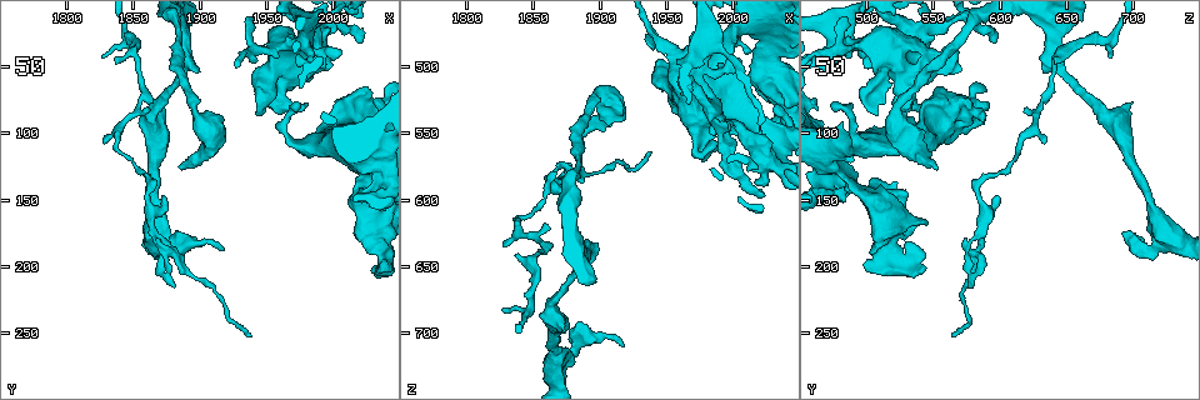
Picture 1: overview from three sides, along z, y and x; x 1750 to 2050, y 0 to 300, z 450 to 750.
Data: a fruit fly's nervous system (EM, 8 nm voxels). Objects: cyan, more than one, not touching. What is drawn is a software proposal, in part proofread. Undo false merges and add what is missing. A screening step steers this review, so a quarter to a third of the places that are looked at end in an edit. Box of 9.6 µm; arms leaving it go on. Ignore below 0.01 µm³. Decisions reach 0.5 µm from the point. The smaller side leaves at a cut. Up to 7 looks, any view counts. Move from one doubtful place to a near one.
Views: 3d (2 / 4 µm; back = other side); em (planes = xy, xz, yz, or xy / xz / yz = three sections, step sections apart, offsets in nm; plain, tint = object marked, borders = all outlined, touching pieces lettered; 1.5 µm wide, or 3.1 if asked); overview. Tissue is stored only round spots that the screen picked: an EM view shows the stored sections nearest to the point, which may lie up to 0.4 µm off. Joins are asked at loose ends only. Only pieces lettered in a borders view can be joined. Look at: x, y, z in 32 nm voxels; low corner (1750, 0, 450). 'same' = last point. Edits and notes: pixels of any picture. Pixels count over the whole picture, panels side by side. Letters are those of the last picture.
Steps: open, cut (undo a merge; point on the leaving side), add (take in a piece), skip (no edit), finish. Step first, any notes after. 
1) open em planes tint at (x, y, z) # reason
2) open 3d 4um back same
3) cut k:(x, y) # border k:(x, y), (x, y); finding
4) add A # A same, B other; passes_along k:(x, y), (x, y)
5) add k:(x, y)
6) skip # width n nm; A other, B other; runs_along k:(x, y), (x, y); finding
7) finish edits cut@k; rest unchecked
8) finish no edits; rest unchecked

open 3d 4um at (2020, 70, 552) # closes a loop

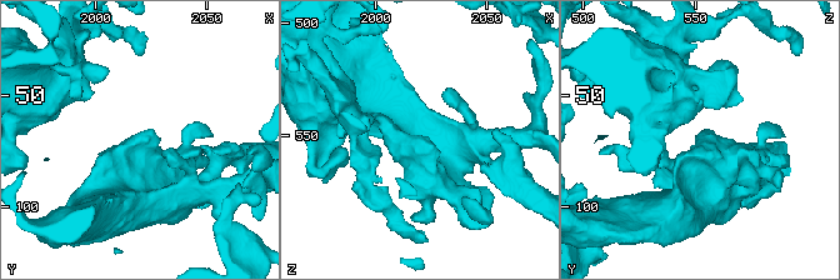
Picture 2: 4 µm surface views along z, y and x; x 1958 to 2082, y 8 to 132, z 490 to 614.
open em planes plain at (2018, 71, 551)

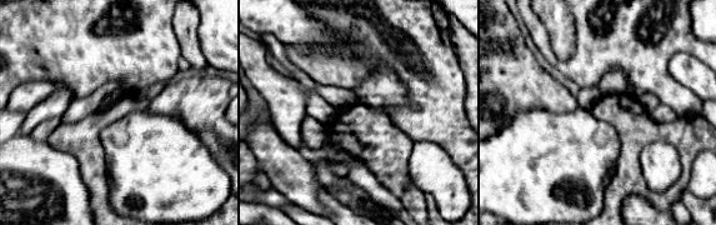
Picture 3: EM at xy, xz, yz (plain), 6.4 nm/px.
open em planes borders same # what lies round it

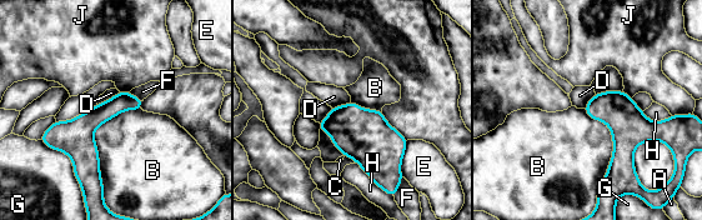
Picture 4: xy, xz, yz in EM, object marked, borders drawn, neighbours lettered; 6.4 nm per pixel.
skip # width 130 nm; A other, B other, C other, D other, E other, F other, G other, H other, J other; all the same neuron

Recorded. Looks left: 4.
open em planes tint at (1846, 34, 682) # abrupt turn

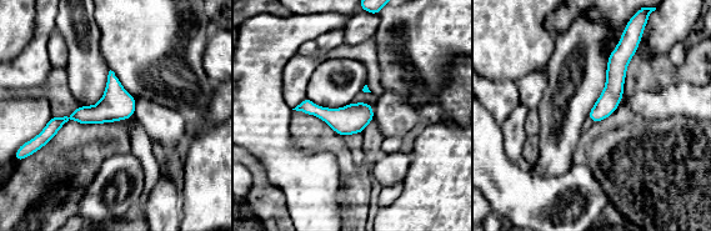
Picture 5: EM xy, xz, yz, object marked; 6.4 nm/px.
open em planes borders same

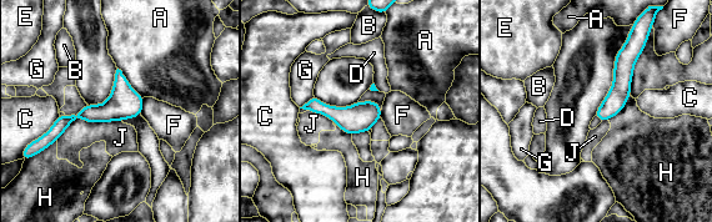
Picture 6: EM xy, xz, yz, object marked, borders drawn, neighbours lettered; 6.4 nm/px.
skip # A other, B other, C other, D other, E other, F other, G other, H other, J other; border 6:(120, 121), (75, 119), (56, 140); all the same neuron

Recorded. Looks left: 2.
finish no edits; rest unchecked

